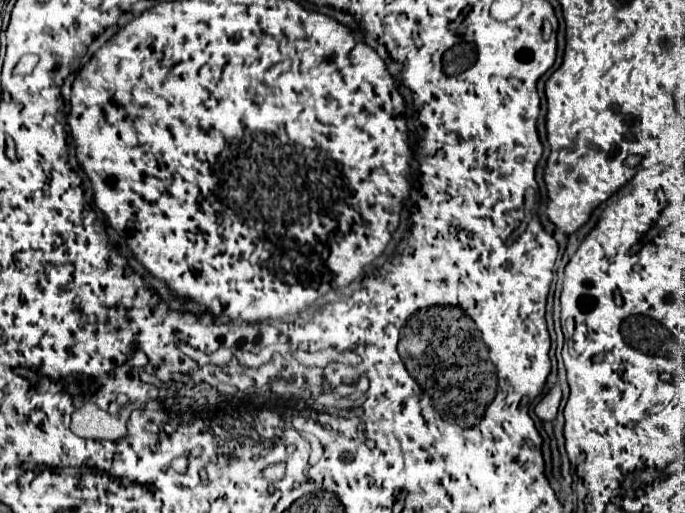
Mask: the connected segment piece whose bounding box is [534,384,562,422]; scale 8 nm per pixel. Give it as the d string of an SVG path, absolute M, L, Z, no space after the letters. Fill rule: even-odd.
M556 384L542 400L540 400L540 404L536 406L536 416L540 418L540 420L548 420L548 422L552 422L554 418L556 418L556 414L558 414L558 406L560 406L560 400L562 400L562 392L560 392L560 386Z

